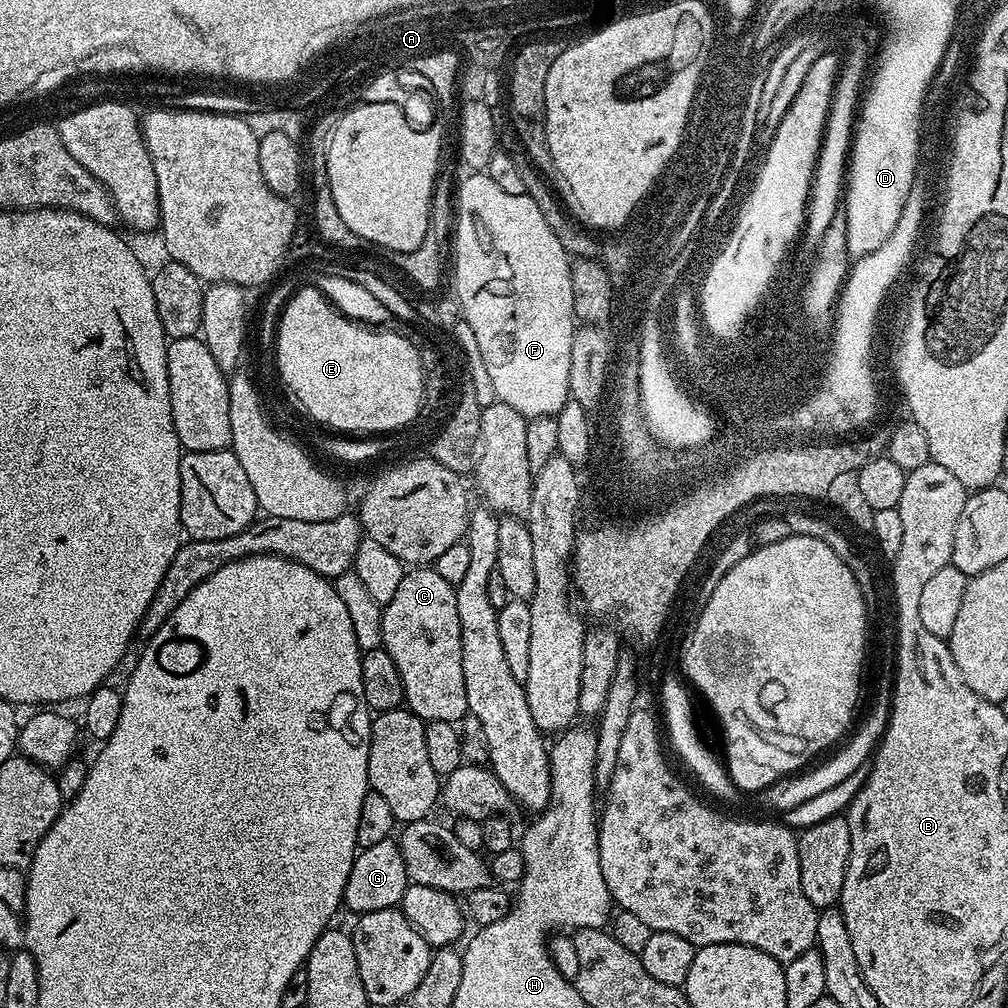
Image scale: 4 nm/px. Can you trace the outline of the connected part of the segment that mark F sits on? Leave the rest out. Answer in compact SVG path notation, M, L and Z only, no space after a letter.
M468 174L460 184L460 193L456 196L456 296L462 319L474 330L474 338L478 342L478 350L482 350L482 362L486 362L486 370L490 374L490 382L494 382L494 394L499 403L514 406L524 417L556 416L570 399L570 346L578 327L576 299L572 285L572 266L569 252L558 242L554 230L546 224L543 212L538 210L528 195L506 194L487 174Z

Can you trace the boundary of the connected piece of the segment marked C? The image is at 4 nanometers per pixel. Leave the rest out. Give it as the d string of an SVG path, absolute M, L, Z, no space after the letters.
M416 566L405 571L394 598L391 598L388 604L383 605L382 608L382 646L390 654L390 658L394 658L394 666L398 666L398 674L402 678L402 686L404 687L404 704L408 711L413 712L419 720L456 724L460 722L463 716L467 717L469 715L468 699L466 698L466 678L462 674L462 626L458 622L456 589L450 582L446 582L446 578L442 578L442 574L436 572L435 567Z

